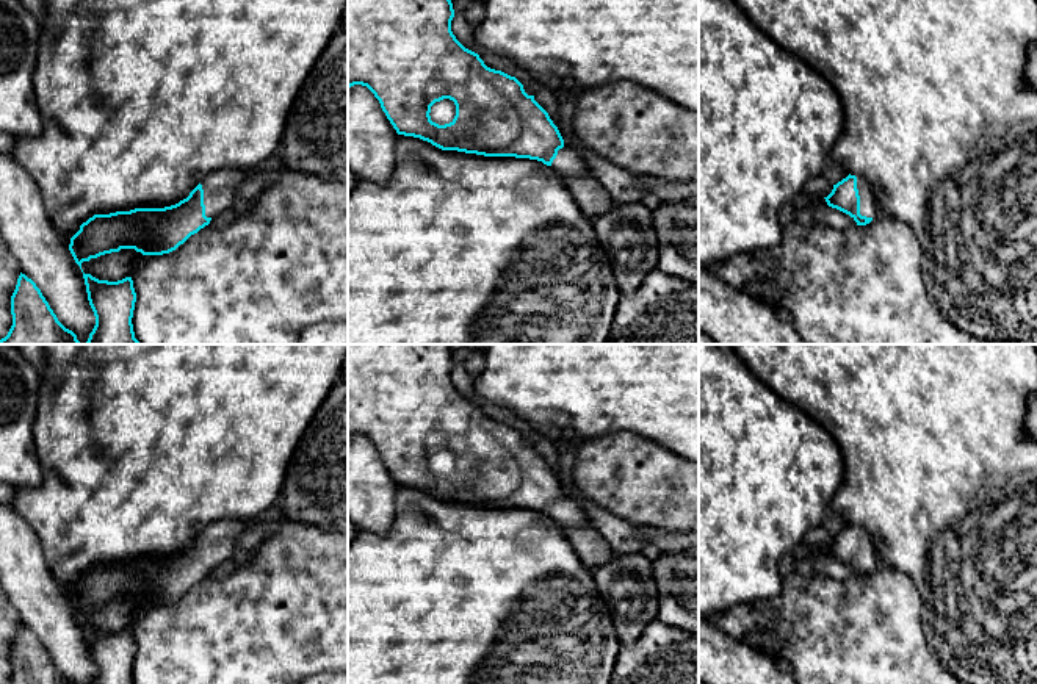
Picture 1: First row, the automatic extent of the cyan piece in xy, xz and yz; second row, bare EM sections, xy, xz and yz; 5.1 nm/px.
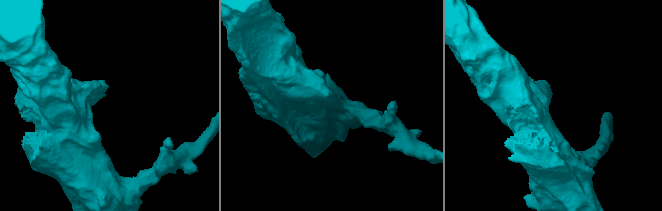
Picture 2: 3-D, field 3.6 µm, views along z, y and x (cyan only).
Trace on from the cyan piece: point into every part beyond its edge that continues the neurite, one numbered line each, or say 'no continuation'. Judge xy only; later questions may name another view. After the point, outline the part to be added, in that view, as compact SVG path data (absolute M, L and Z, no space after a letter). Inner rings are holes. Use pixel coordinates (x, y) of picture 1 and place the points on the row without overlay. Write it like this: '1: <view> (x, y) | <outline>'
1: xy (220, 539) | M222 518L202 531L205 567L216 568L232 557L238 537L255 520Z

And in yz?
1: yz (868, 558) | M857 527L857 540L860 546L860 565L866 568L877 568L877 553L873 537L862 527Z

